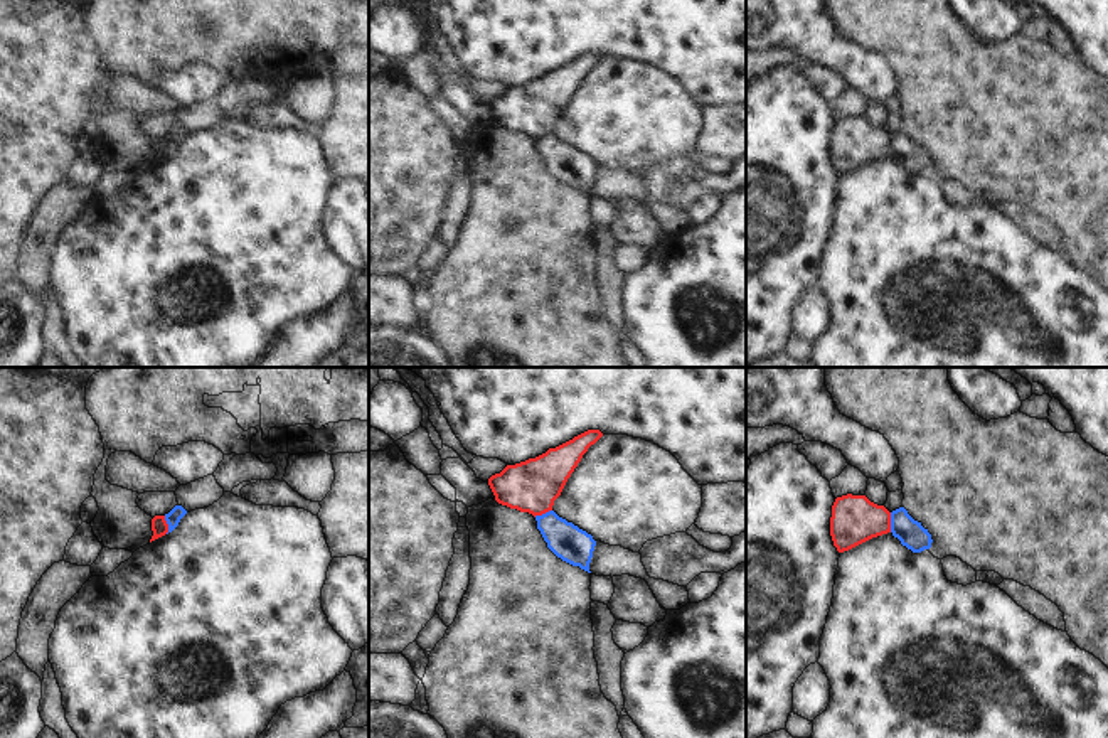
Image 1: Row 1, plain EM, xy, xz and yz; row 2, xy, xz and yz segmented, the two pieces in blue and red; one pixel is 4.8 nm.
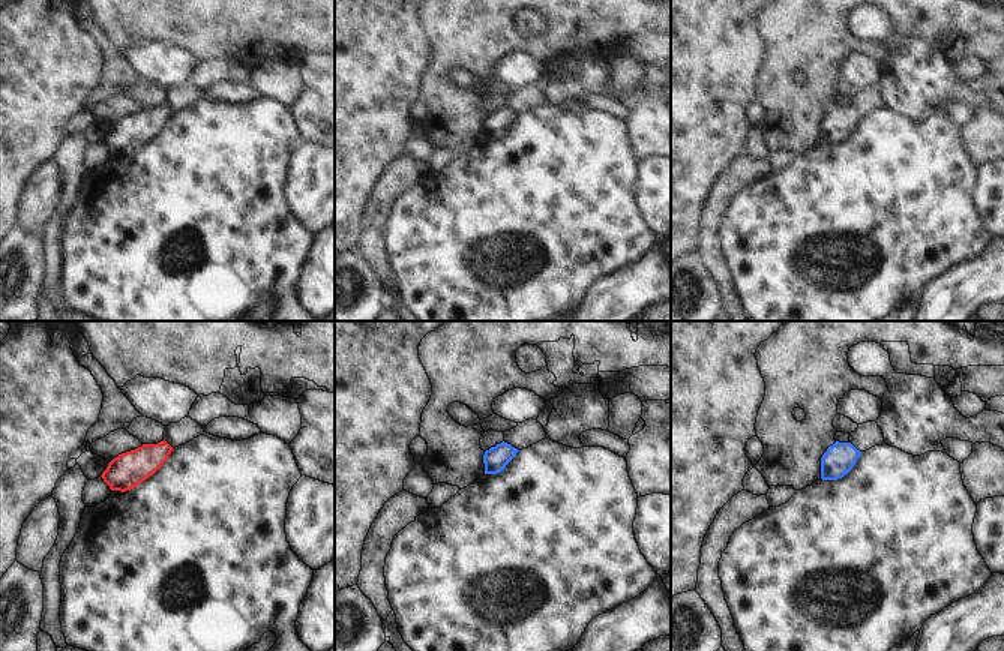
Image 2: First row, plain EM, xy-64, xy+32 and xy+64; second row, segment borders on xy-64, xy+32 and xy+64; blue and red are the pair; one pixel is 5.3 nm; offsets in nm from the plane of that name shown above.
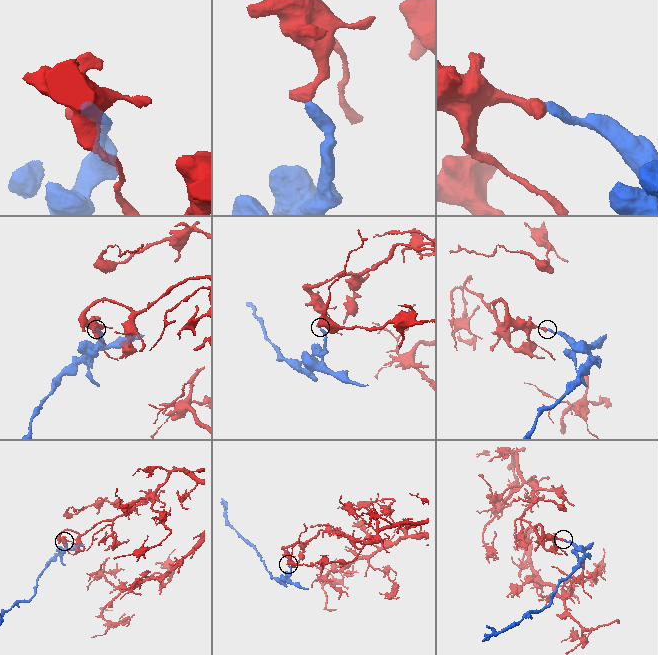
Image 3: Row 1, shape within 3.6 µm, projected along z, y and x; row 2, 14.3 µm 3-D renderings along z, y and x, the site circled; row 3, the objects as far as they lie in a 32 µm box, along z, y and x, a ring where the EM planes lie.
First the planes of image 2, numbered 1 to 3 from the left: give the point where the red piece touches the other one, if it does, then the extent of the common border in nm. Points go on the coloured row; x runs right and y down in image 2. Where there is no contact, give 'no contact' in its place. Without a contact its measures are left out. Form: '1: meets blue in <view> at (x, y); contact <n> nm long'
1: no contact
2: no contact
3: no contact

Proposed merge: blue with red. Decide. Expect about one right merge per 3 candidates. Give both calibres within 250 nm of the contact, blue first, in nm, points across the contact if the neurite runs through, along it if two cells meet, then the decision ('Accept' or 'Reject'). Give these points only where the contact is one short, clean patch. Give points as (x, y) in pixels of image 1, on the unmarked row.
Thickness 130 nm (blue) against 220 nm. Boundary: yz (889, 135), (891, 154). Reject

